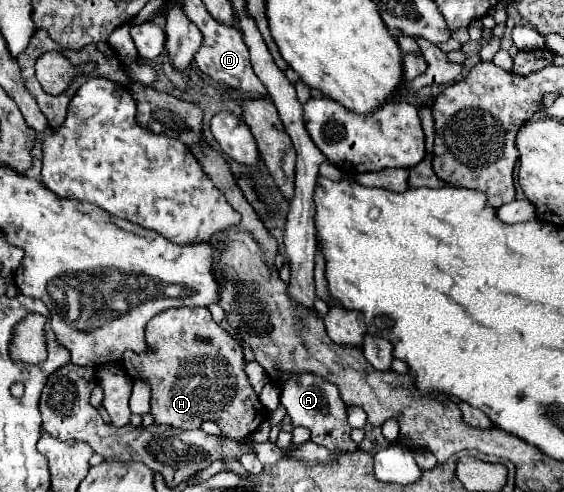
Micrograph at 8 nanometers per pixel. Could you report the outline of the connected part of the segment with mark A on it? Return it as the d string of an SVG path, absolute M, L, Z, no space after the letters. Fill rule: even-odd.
M292 373L290 379L282 385L280 401L286 407L292 425L308 427L310 439L318 445L324 445L328 449L344 449L344 451L356 451L358 445L350 439L350 425L346 423L346 407L340 399L336 387L314 373Z

